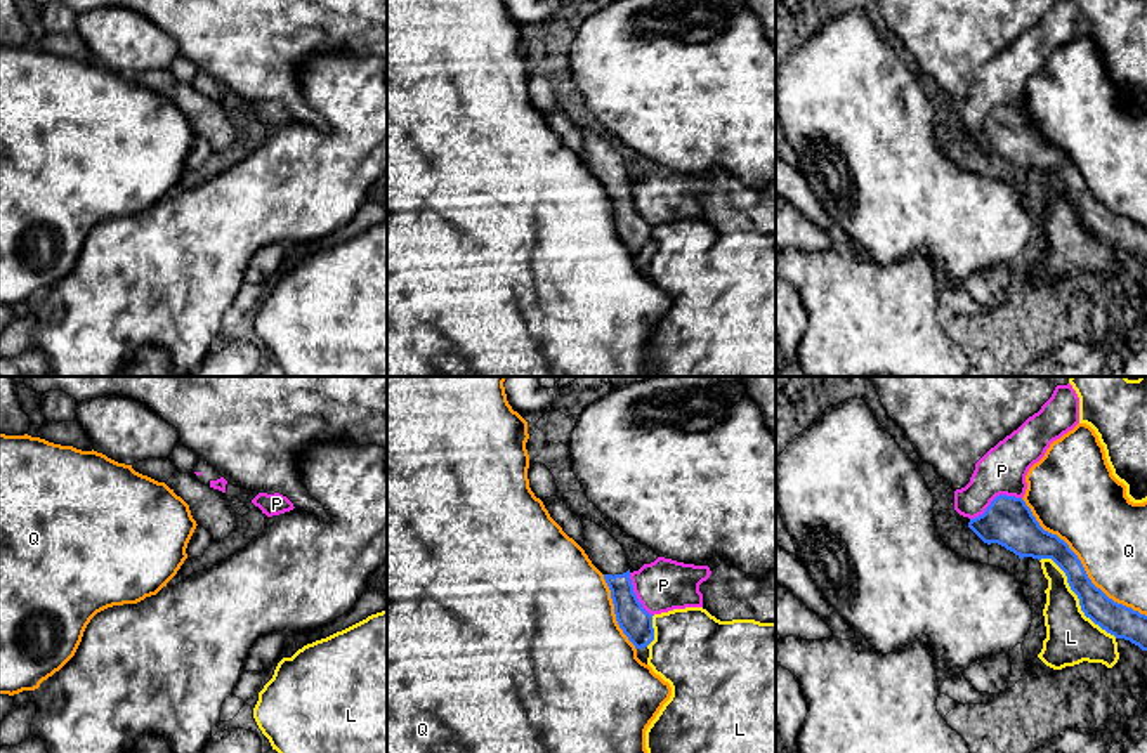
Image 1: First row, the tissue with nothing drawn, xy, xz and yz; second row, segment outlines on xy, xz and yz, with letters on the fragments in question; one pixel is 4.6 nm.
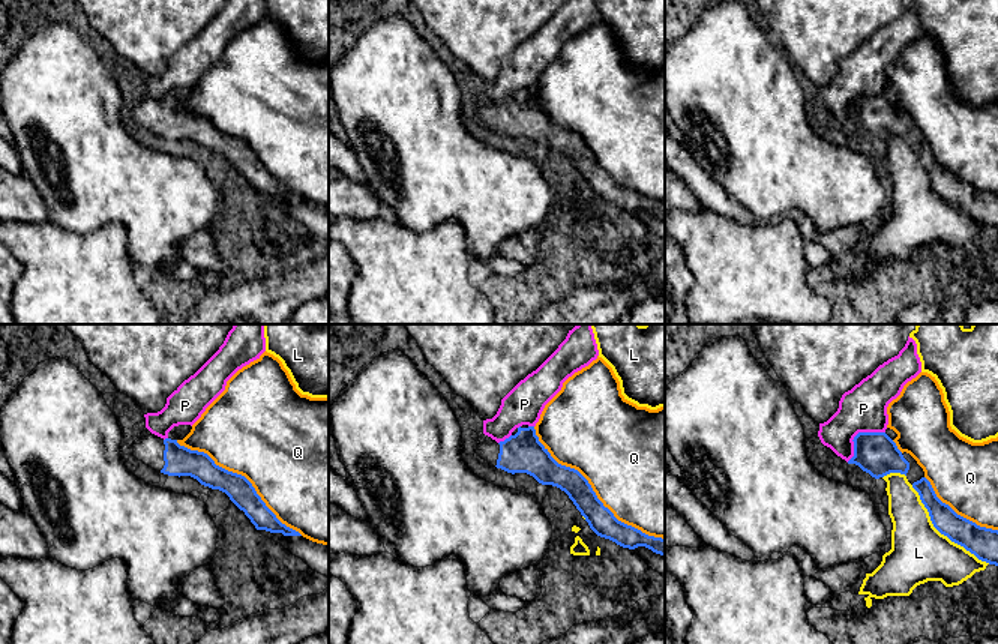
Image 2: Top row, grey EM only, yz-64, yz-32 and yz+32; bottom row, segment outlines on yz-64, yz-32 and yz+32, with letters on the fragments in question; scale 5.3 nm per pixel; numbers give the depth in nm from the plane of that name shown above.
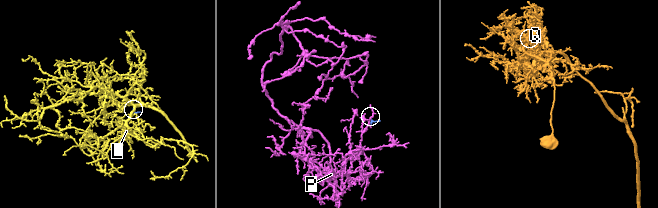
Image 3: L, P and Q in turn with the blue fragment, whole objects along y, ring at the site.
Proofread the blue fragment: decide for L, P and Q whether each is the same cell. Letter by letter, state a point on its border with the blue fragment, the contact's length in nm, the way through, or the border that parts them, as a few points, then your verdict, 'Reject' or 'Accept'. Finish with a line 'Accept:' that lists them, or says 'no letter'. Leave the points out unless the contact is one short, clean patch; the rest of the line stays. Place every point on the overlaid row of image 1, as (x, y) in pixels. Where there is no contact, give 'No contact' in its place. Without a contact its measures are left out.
L: Touches blue at yz (1078, 597). Shared border 500 nm. Reject
P: Touches blue at yz (995, 498). Shared border 260 nm. Boundary: yz (1021, 497), (998, 495), (981, 514), (970, 519). Reject
Q: Touches blue at yz (1081, 564). Shared border 800 nm. Reject
Accept: no letter

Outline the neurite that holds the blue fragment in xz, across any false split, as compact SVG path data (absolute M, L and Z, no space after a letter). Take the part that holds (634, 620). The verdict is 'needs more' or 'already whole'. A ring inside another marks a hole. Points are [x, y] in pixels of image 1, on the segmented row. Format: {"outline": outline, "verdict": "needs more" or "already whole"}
{"outline": "M581 519L581 522L585 534L583 550L604 574L619 628L635 649L647 647L654 640L652 614L642 607L633 592L626 552L604 527L587 519Z", "verdict": "needs more"}

